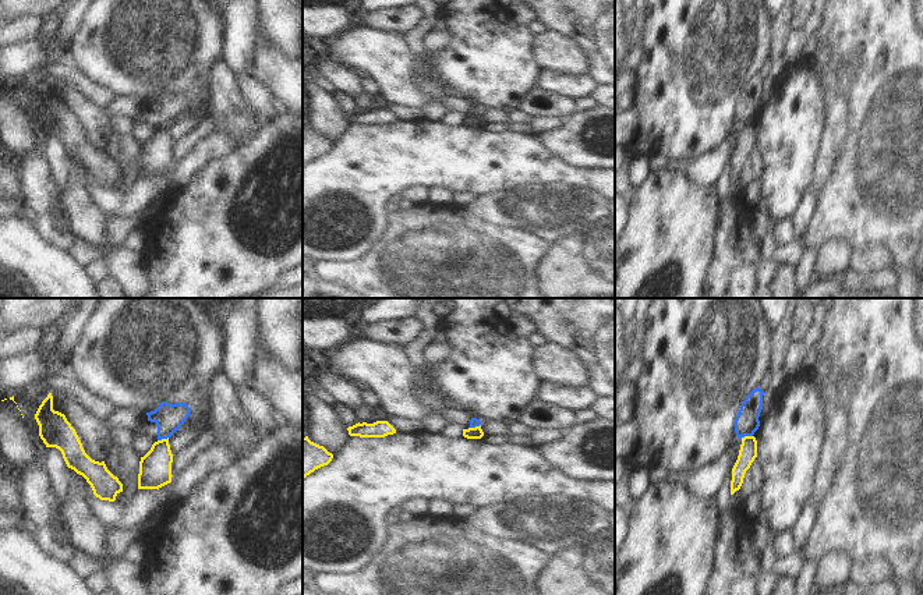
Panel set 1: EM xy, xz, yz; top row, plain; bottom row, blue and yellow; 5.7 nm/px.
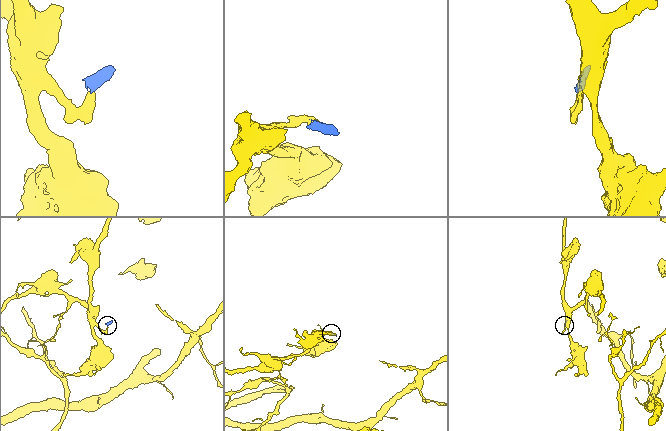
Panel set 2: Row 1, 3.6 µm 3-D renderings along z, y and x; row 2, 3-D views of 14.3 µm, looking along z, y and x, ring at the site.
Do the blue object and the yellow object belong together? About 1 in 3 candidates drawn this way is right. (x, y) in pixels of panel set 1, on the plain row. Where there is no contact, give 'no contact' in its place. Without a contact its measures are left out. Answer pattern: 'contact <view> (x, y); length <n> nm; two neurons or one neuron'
contact yz (746, 123); length 70 nm; two neurons

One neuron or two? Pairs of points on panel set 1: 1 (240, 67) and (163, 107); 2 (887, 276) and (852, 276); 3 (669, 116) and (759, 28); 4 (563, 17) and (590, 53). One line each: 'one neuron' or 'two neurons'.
1: two neurons
2: one neuron
3: one neuron
4: one neuron

